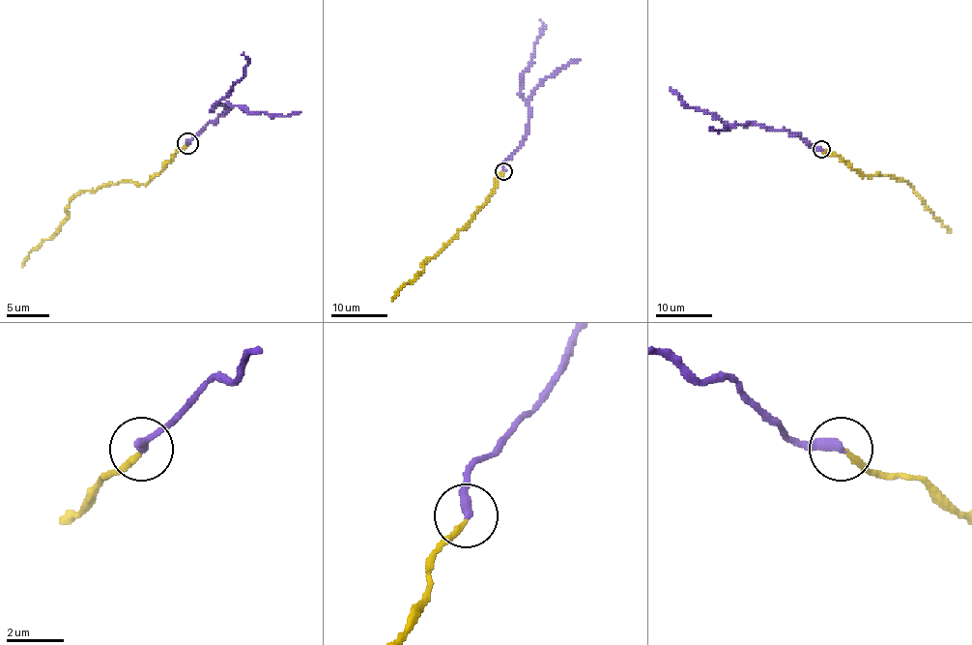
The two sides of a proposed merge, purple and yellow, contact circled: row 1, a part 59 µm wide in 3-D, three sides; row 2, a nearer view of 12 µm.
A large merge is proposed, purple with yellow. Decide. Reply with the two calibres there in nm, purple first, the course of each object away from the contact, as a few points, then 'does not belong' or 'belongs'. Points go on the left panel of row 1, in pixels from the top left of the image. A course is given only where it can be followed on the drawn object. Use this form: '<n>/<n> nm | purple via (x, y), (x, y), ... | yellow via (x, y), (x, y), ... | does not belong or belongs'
360/200 nm | purple via (188, 143), (207, 122), (224, 114), (226, 107), (214, 105), (243, 75), (243, 67), (249, 61), (243, 52) | yellow via (188, 143), (146, 184), (118, 182), (84, 190), (67, 205), (65, 222), (29, 254), (22, 267) | belongs

